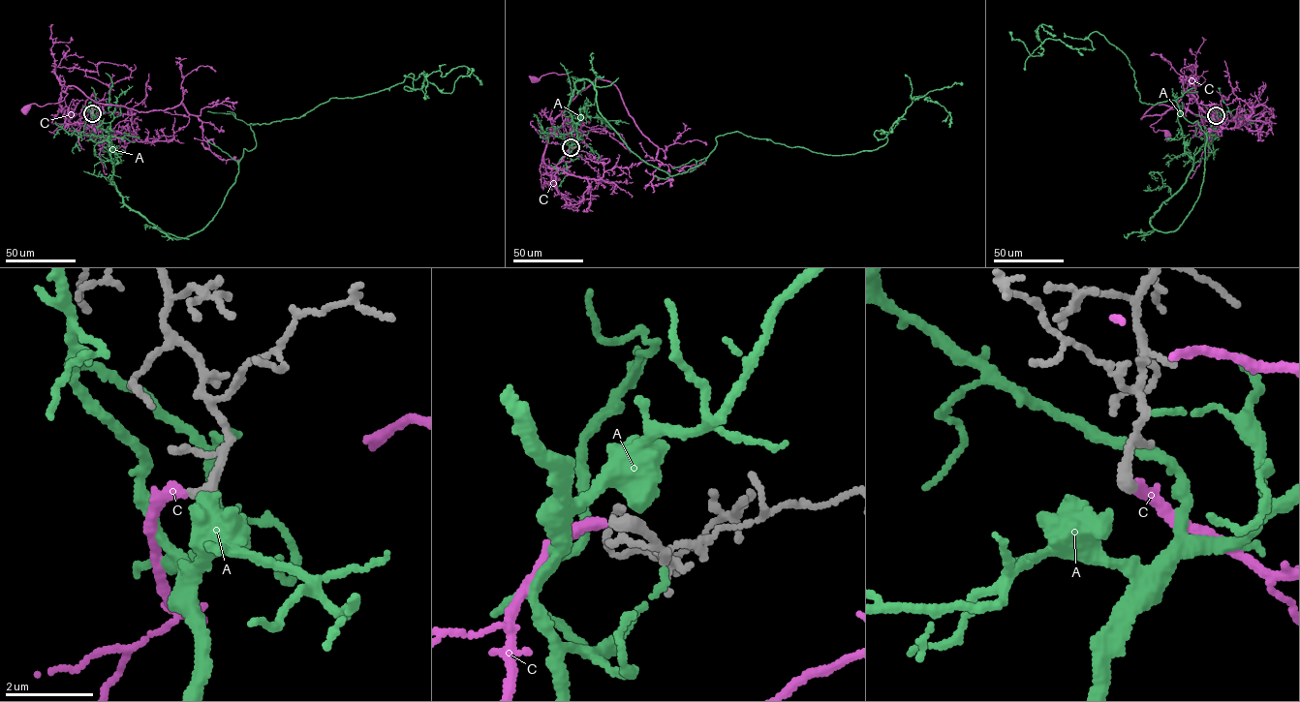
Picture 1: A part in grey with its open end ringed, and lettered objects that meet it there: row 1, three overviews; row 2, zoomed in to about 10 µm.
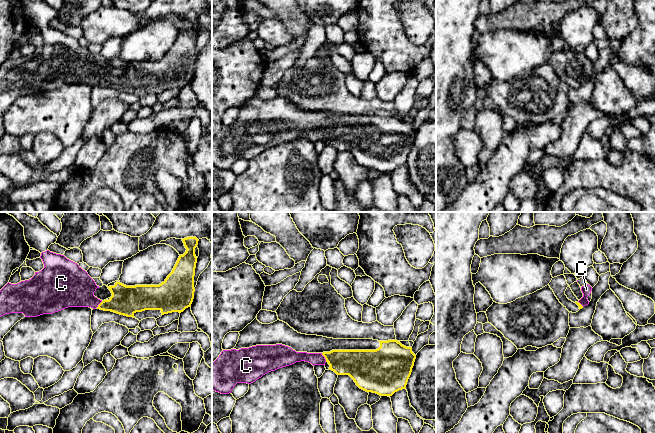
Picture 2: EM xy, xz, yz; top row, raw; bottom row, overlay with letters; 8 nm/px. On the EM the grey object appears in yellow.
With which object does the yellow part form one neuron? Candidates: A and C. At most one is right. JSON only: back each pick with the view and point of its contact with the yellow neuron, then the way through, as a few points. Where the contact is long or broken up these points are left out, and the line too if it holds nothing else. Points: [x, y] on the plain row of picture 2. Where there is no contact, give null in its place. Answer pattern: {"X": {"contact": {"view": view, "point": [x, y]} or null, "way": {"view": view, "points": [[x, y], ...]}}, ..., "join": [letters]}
{"C": {"contact": {"view": "xz", "point": [324, 132]}, "way": {"view": "xz", "points": [[354, 139], [324, 132], [314, 134]]}}, "join": ["C"]}

